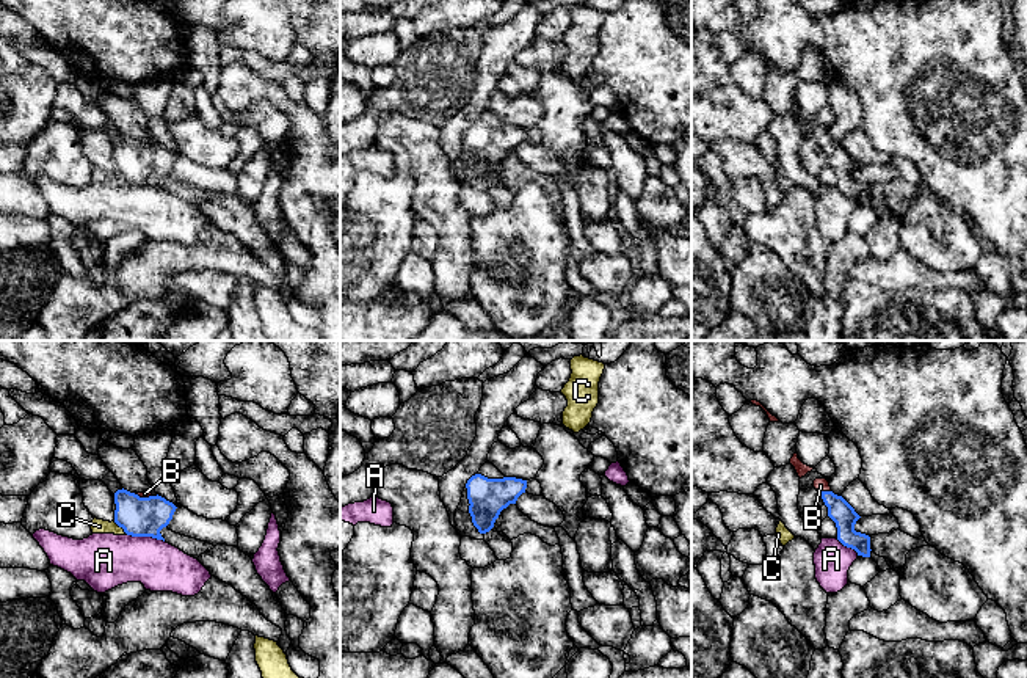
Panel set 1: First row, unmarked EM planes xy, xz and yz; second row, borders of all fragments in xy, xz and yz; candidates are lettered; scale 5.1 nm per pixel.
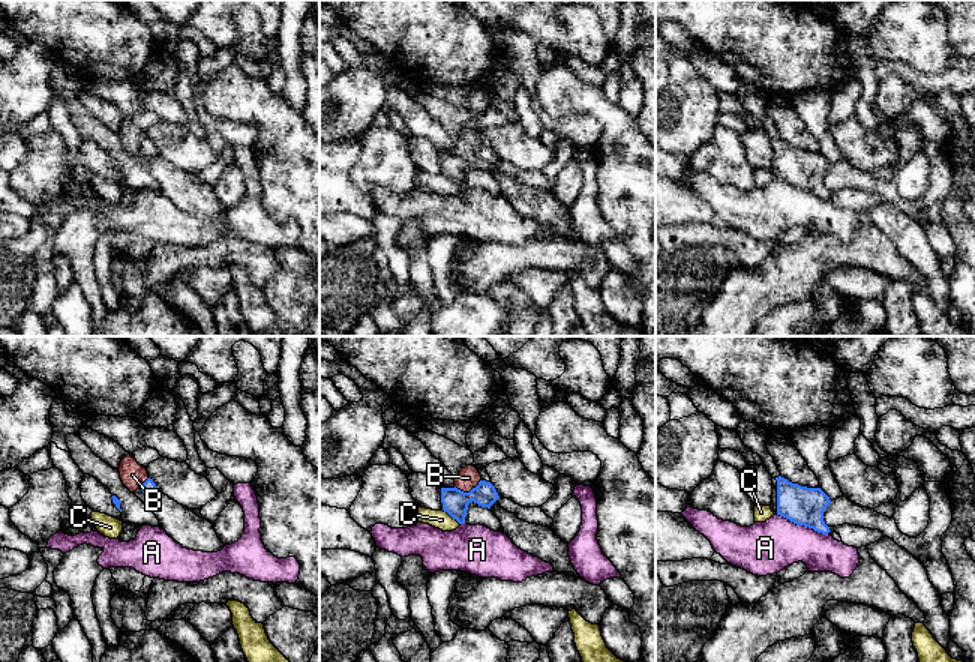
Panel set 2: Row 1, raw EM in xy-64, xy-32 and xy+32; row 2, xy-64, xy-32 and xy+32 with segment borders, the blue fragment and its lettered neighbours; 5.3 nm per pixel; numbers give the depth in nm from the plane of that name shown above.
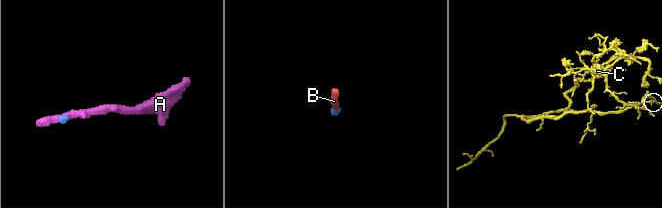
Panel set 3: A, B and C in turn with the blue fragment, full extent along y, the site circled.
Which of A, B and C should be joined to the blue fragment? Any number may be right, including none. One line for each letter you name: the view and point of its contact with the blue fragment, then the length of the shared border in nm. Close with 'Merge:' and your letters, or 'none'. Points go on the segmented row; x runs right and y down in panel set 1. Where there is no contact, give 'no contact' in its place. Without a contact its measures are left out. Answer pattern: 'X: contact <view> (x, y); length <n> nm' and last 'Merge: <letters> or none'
B: contact yz (825, 492); length 60 nm
Merge: B

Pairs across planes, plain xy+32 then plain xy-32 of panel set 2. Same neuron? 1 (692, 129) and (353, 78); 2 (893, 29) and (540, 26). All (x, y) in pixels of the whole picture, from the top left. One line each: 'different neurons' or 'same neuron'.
1: same neuron
2: different neurons

